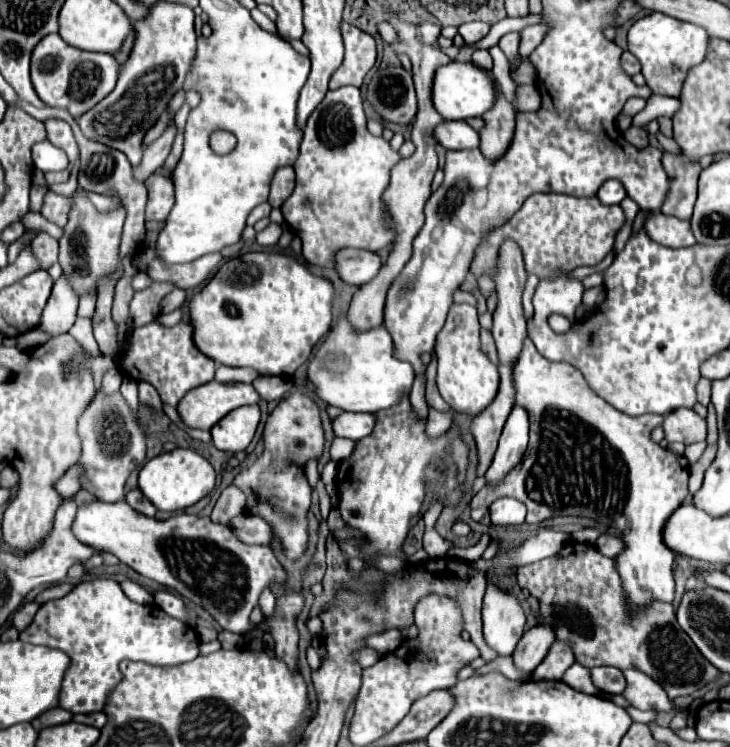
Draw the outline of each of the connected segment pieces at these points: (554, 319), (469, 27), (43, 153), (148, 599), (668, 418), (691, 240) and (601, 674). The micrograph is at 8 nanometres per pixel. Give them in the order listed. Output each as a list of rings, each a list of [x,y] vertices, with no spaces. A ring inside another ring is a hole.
[[[551,315],[548,322],[551,325],[551,329],[557,331],[557,333],[565,333],[571,327],[571,321],[567,317],[563,317],[563,315]]]
[[[471,21],[471,23],[463,23],[459,27],[459,33],[461,37],[465,39],[465,43],[475,43],[479,39],[483,39],[491,29],[491,23],[485,23],[485,21]]]
[[[41,141],[41,143],[33,145],[33,163],[43,173],[47,173],[47,171],[63,171],[69,165],[65,151],[51,145],[49,141]]]
[[[123,581],[121,589],[135,603],[141,603],[141,605],[151,605],[153,603],[153,595],[147,589],[143,589],[141,585],[137,585],[135,581]]]
[[[675,409],[667,413],[661,427],[667,443],[683,441],[685,445],[691,445],[707,437],[707,425],[693,409]]]
[[[653,211],[647,217],[645,231],[653,241],[667,247],[691,247],[697,243],[687,219],[675,219],[671,215],[663,215],[661,211]]]
[[[593,667],[591,677],[601,693],[621,693],[625,689],[625,677],[617,667]]]

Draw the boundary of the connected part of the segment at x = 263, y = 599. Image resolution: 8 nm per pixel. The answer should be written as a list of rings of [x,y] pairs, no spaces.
[[[267,587],[259,598],[259,606],[263,612],[264,618],[269,617],[275,607],[276,599],[270,587]]]

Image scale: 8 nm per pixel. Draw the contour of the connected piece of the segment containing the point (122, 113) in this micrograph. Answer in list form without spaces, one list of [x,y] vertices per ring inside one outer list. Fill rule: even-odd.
[[[159,1],[143,21],[135,23],[135,43],[121,67],[117,87],[103,101],[99,101],[97,107],[77,119],[87,139],[119,149],[133,165],[139,165],[145,133],[157,123],[161,113],[169,109],[173,95],[183,89],[185,77],[195,59],[197,35],[193,19],[193,9]]]

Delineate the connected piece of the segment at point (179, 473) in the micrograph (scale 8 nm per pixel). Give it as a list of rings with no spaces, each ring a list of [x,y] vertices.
[[[173,449],[169,453],[161,453],[147,461],[139,471],[139,489],[143,495],[165,513],[183,511],[197,501],[201,501],[205,495],[209,495],[215,487],[215,469],[211,463],[195,453],[193,449]]]

